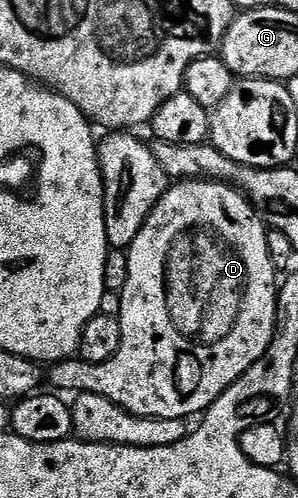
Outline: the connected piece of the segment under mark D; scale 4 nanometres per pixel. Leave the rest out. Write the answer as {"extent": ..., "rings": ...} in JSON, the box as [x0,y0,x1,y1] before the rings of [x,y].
{"extent":[57,179,280,419],"rings":[[[182,179],[177,183],[171,184],[165,195],[159,199],[158,205],[148,215],[148,219],[144,223],[144,227],[136,235],[136,239],[130,244],[130,248],[126,253],[127,257],[127,285],[122,289],[122,310],[118,315],[118,322],[120,323],[120,331],[122,332],[122,338],[120,339],[120,347],[116,351],[116,355],[112,359],[108,359],[104,363],[88,363],[81,359],[71,359],[61,362],[57,366],[58,369],[58,381],[66,389],[71,389],[71,394],[77,395],[79,393],[91,393],[92,395],[100,395],[104,399],[108,399],[112,403],[116,403],[121,409],[127,409],[129,413],[134,413],[137,417],[155,417],[156,419],[191,419],[190,417],[197,418],[199,415],[205,414],[210,405],[216,398],[219,397],[228,387],[232,387],[232,383],[236,383],[236,379],[240,379],[240,375],[244,375],[244,371],[248,371],[248,367],[252,367],[260,358],[270,350],[270,344],[274,341],[274,334],[278,332],[278,291],[280,288],[280,274],[277,269],[274,268],[272,259],[268,255],[268,239],[266,234],[268,232],[268,226],[261,217],[258,216],[258,212],[254,210],[254,204],[250,202],[249,197],[242,192],[241,189],[235,187],[233,184],[227,183],[222,179]]]}

